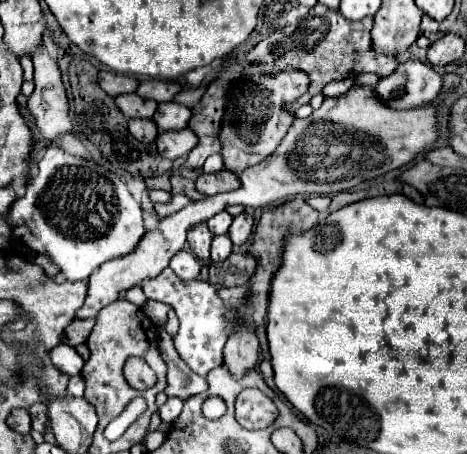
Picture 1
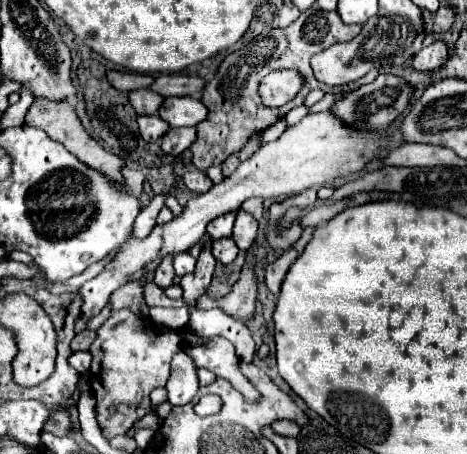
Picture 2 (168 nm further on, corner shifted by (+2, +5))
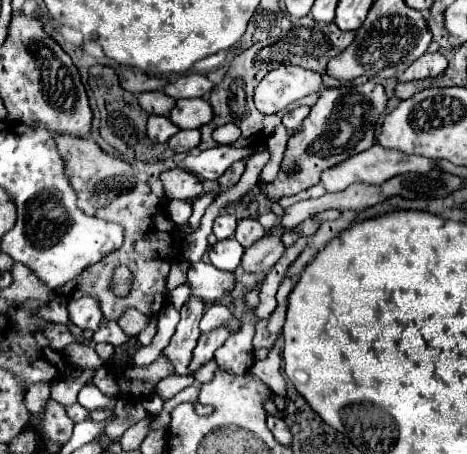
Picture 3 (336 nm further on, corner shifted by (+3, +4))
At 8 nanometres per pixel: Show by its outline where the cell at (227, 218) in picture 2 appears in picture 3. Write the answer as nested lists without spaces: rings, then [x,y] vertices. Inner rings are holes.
[[[225,213],[225,215],[219,215],[219,217],[215,219],[215,223],[213,223],[213,233],[215,233],[217,239],[229,239],[229,237],[233,237],[235,227],[237,227],[237,217]]]

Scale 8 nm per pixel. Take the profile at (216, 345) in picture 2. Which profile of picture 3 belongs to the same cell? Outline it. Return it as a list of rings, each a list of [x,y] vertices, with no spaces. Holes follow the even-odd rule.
[[[255,323],[247,325],[247,337],[245,331],[231,335],[225,347],[219,347],[215,351],[217,365],[221,369],[233,369],[237,375],[245,373],[253,365],[253,337],[255,337]]]

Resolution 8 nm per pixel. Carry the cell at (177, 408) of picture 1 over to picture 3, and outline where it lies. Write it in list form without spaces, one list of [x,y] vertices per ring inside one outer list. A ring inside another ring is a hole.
[[[225,325],[213,329],[213,331],[209,331],[209,333],[203,333],[203,335],[199,337],[199,341],[197,341],[195,351],[193,351],[193,361],[191,361],[191,365],[189,365],[191,373],[193,373],[195,369],[199,369],[203,363],[207,363],[209,359],[213,359],[213,353],[215,353],[229,337],[231,337],[231,331],[229,331]]]

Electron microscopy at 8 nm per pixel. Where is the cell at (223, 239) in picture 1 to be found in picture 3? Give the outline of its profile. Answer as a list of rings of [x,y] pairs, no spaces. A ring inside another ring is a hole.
[[[231,237],[227,241],[217,241],[211,249],[209,249],[209,259],[217,269],[223,271],[235,271],[237,265],[241,263],[241,255],[243,255],[243,247]]]

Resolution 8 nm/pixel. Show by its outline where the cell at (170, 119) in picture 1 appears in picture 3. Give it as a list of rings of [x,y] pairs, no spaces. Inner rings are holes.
[[[179,99],[171,111],[171,121],[179,129],[199,129],[213,119],[213,109],[205,99]]]

